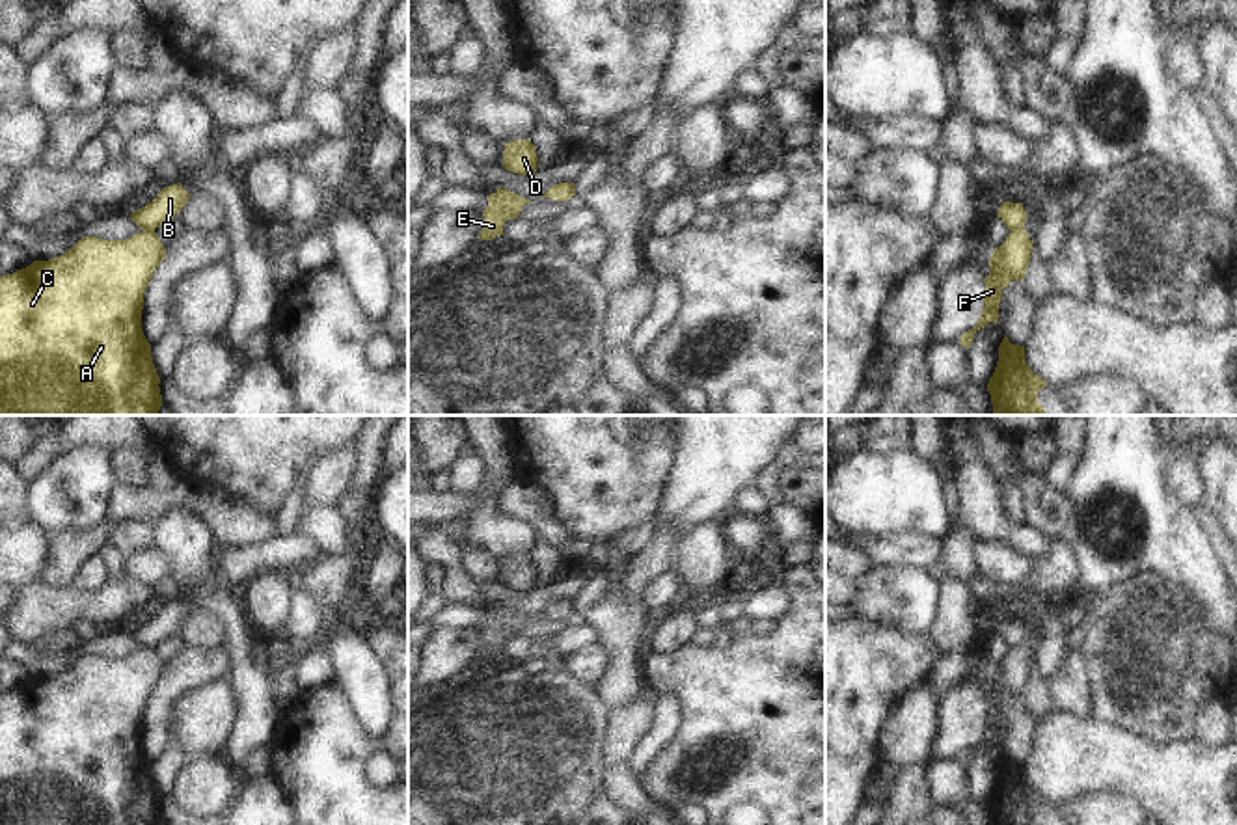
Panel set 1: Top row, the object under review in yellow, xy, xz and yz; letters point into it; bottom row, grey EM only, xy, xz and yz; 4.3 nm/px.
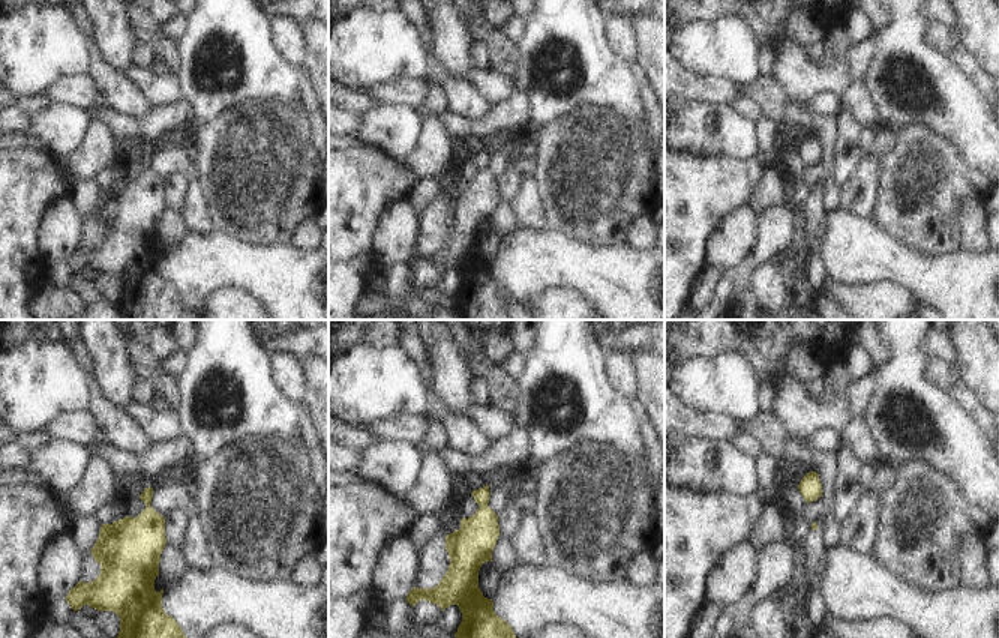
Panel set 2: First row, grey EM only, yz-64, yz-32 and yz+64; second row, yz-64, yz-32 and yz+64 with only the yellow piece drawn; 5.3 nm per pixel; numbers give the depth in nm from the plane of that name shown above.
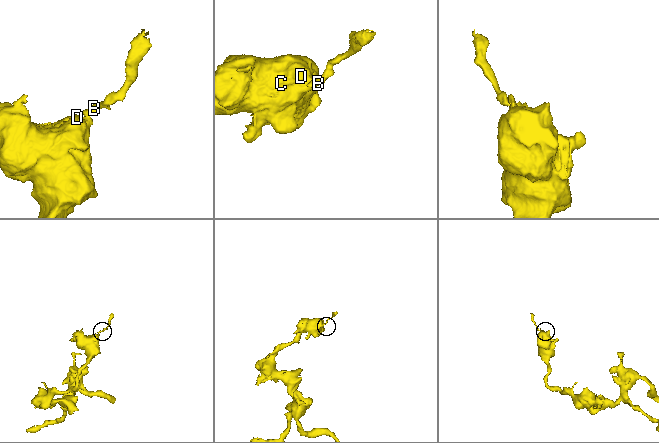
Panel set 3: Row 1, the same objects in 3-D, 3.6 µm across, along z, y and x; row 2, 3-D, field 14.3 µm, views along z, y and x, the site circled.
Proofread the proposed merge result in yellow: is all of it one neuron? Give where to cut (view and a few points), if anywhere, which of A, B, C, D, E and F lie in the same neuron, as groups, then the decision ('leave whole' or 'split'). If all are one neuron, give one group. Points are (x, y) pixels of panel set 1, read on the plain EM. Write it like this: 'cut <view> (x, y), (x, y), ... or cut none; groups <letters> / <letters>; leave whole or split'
cut xy (144, 647), (153, 649); groups A C D E F / B; split

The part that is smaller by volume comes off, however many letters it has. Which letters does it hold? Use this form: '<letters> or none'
B

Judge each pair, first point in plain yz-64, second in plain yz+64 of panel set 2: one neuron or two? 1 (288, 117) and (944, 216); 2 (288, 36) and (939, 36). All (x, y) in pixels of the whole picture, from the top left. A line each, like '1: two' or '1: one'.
1: one
2: one

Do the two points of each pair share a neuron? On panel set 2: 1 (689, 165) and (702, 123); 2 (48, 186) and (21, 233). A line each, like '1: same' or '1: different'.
1: different
2: same

